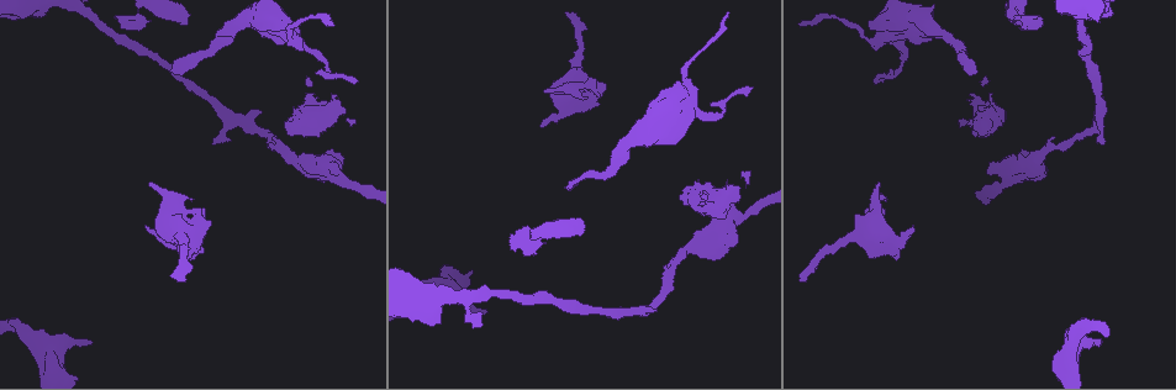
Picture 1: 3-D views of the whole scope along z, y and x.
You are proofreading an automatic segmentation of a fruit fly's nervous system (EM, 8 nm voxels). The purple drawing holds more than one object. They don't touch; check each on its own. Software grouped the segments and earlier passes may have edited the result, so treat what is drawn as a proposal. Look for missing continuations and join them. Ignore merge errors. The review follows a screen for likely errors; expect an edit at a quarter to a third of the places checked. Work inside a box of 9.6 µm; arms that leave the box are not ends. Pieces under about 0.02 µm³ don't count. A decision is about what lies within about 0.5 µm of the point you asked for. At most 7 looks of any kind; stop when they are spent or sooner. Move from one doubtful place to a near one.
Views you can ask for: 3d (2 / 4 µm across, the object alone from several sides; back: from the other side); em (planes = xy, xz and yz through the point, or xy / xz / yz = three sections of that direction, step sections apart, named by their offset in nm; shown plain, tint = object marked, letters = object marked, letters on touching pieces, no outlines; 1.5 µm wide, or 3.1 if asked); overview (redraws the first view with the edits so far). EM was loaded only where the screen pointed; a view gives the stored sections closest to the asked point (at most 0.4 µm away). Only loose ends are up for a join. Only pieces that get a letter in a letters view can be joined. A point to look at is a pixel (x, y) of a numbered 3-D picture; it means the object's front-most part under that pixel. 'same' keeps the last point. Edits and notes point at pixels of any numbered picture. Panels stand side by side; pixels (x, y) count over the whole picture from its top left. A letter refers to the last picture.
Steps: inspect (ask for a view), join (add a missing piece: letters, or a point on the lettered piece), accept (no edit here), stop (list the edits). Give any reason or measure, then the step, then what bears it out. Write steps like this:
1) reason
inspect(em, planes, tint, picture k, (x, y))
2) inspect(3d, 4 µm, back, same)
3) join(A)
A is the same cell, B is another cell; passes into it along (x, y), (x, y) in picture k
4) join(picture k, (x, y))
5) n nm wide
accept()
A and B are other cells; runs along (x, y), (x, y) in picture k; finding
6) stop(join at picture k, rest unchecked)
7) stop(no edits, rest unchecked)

branch stops here
inspect(em, planes, letters, picture 1, (213, 143))

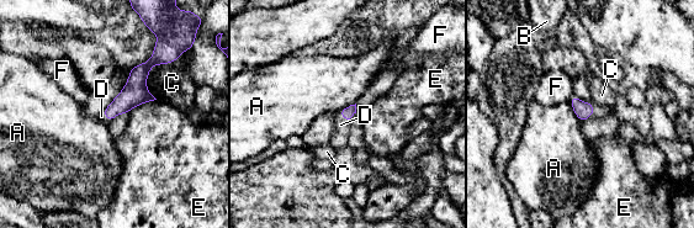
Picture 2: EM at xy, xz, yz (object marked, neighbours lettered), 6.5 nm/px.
join(D)
D is the same cell, A, B, C, E and F are other cells; the neuron continues

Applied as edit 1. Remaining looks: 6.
thick end
inspect(3d, 4 µm, picture 1, (870, 26))

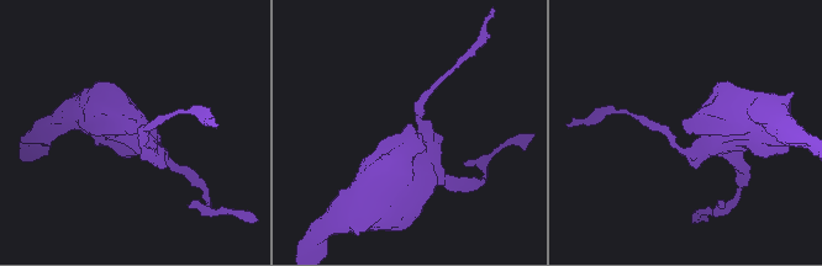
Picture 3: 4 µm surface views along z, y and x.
inspect(em, planes, tint, picture 3, (407, 124))

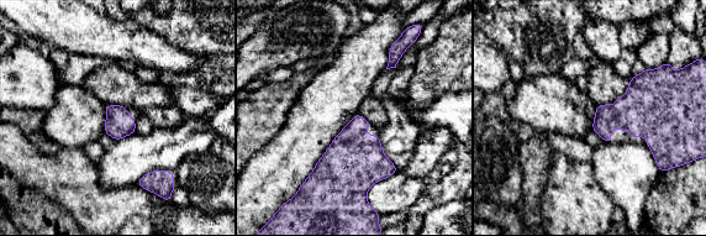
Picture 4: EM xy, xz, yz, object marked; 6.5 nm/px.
what lies round it
inspect(em, planes, letters, same)

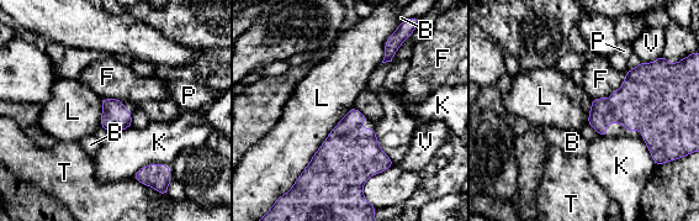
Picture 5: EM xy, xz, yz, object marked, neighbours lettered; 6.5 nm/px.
accept()
B, F, K, L, P, T and V are other cells; border along (353, 106), (296, 178) in picture 5; none of them fits

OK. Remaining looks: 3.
free end
inspect(em, yz, step 8, letters, picture 1, (90, 341))

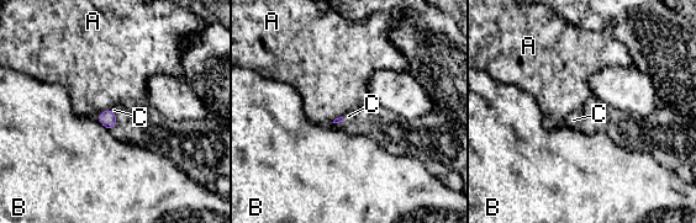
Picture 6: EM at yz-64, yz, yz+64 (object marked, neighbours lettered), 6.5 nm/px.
another direction
inspect(em, xz, step 8, letters, same)

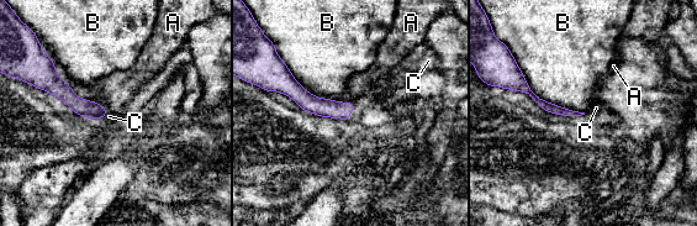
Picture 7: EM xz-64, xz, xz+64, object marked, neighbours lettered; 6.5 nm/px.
join(C)
C is the same cell, A and B are other cells; it goes on there

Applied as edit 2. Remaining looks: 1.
stop(join at picture 2, join at picture 7, rest unchecked)

